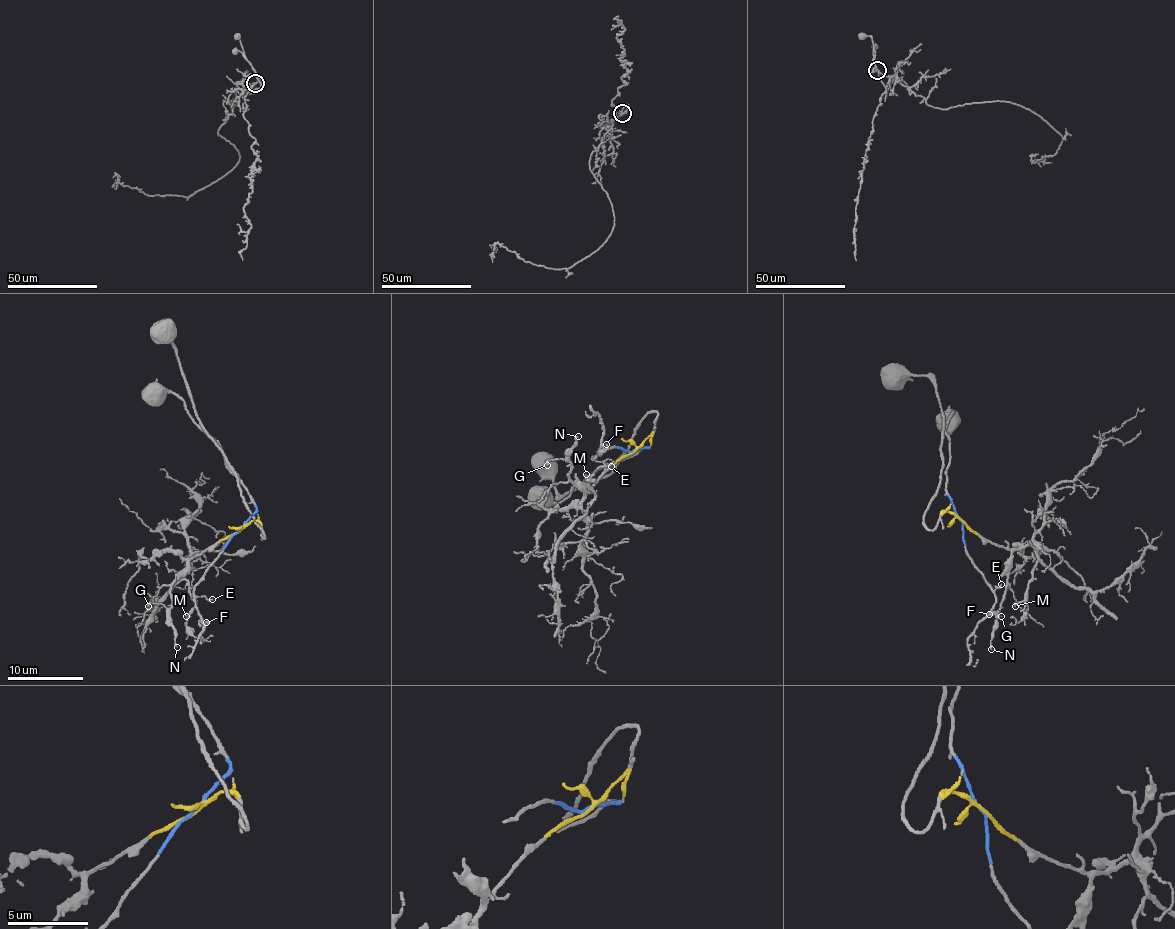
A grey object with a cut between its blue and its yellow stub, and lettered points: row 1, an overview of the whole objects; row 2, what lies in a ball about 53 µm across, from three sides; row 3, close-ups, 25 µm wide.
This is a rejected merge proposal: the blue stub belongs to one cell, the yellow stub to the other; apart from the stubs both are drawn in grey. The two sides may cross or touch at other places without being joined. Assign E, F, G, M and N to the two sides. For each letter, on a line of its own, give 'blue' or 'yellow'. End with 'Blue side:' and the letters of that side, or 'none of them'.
E: blue
F: blue
G: yellow
M: yellow
N: yellow
Blue side: E, F

